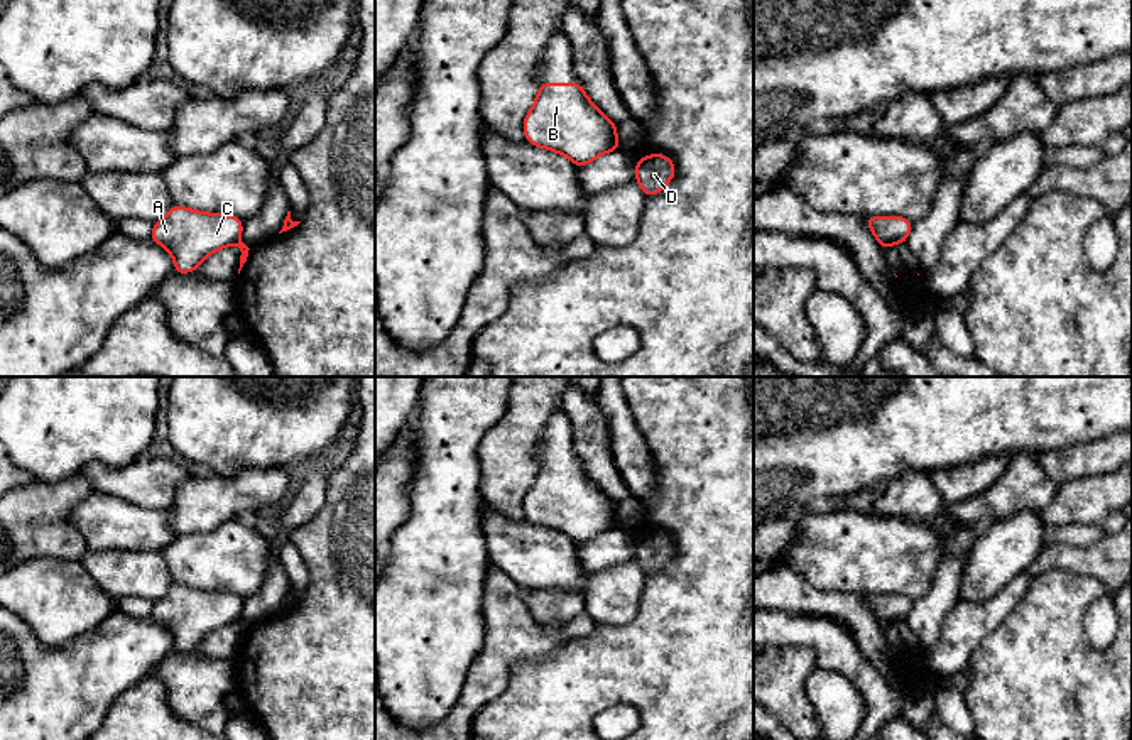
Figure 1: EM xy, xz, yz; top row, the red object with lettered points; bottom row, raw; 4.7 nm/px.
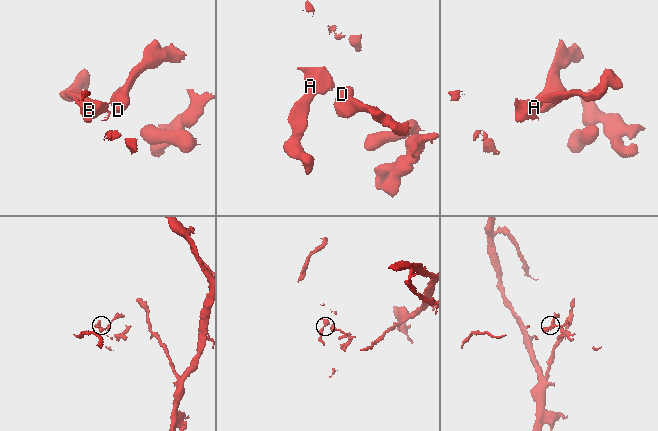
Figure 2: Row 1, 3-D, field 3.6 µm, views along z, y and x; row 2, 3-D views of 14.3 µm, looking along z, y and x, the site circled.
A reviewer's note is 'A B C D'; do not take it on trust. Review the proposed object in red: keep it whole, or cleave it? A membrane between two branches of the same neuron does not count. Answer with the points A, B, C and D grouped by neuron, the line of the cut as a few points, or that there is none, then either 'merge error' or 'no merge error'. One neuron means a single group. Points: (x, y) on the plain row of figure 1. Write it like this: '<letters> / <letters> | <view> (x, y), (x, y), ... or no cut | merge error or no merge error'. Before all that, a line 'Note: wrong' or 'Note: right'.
Note: wrong
A B C / D | xy (239, 619), (235, 622) | merge error

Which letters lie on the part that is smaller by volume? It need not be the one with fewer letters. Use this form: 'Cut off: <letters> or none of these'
Cut off: D

